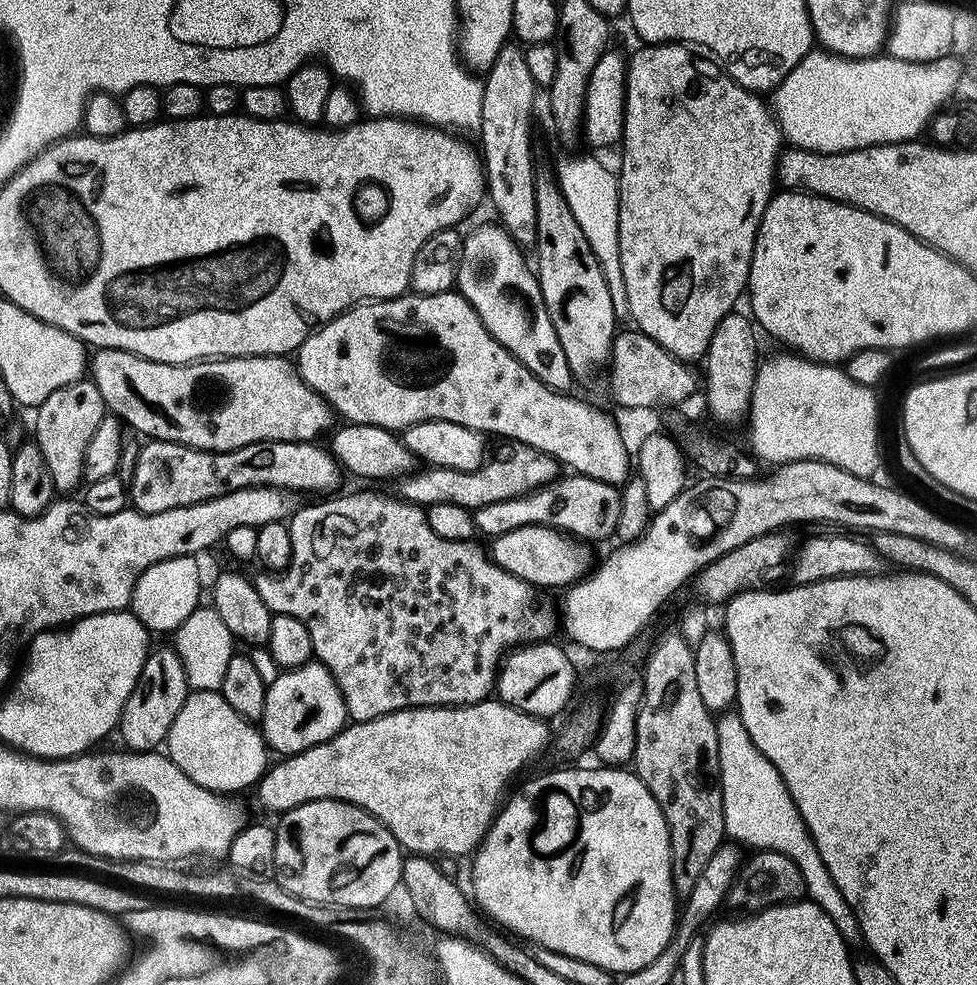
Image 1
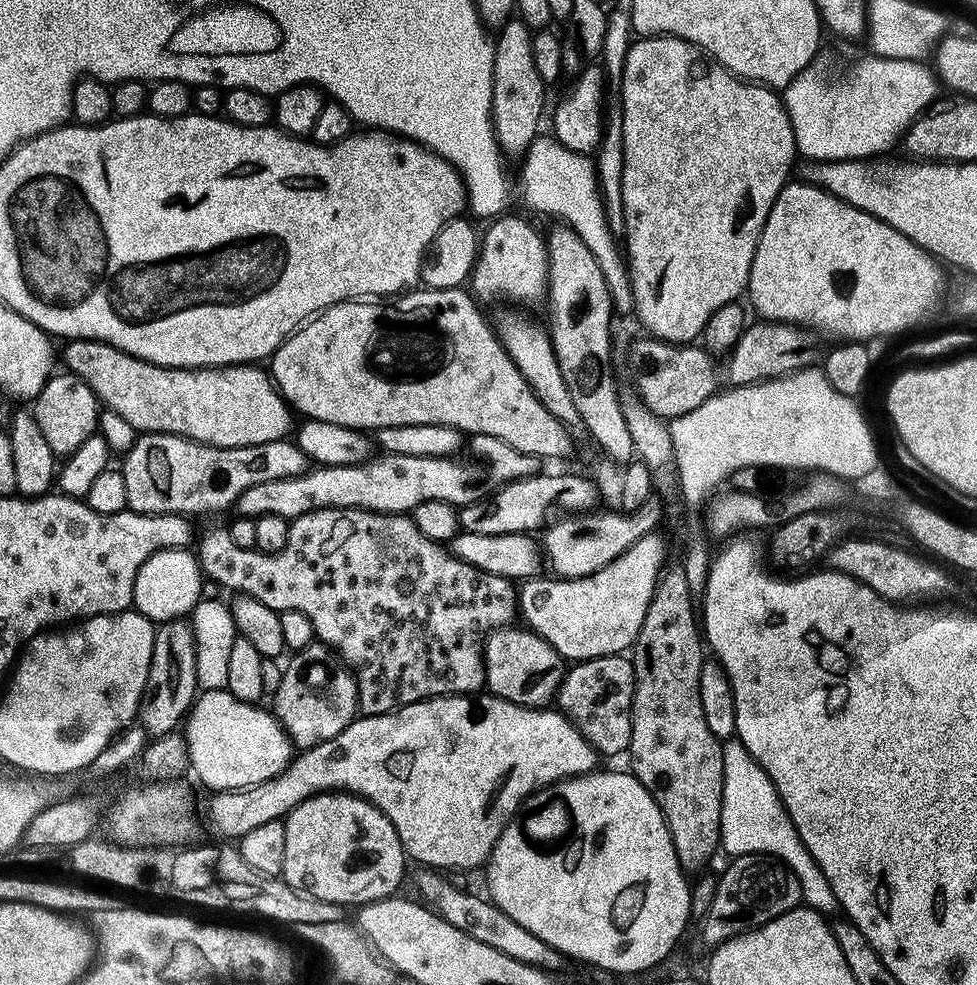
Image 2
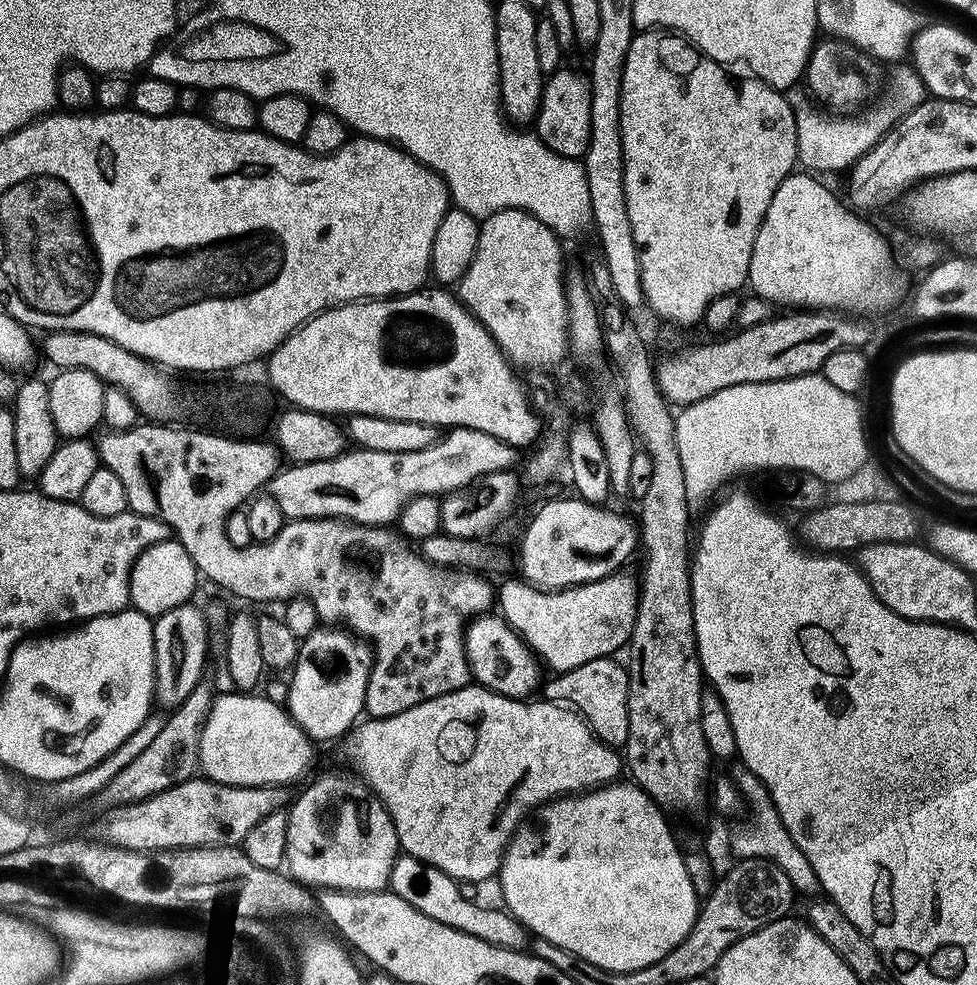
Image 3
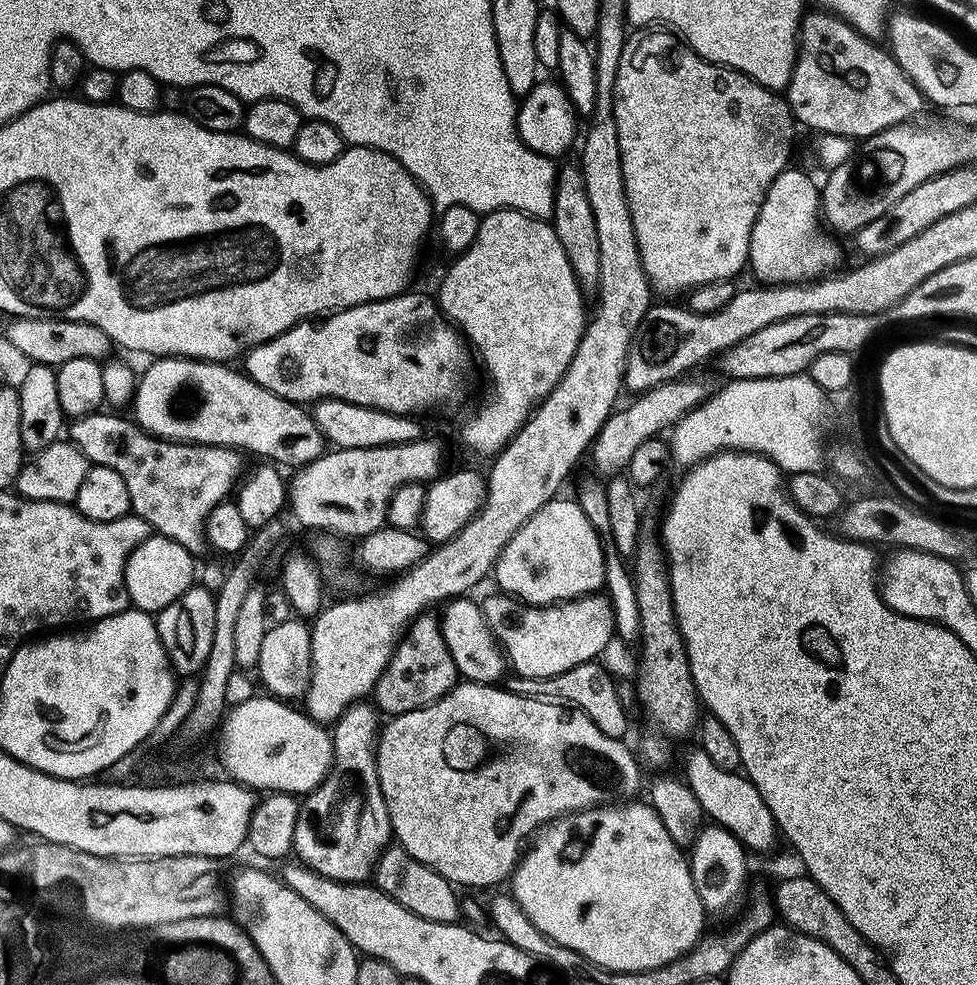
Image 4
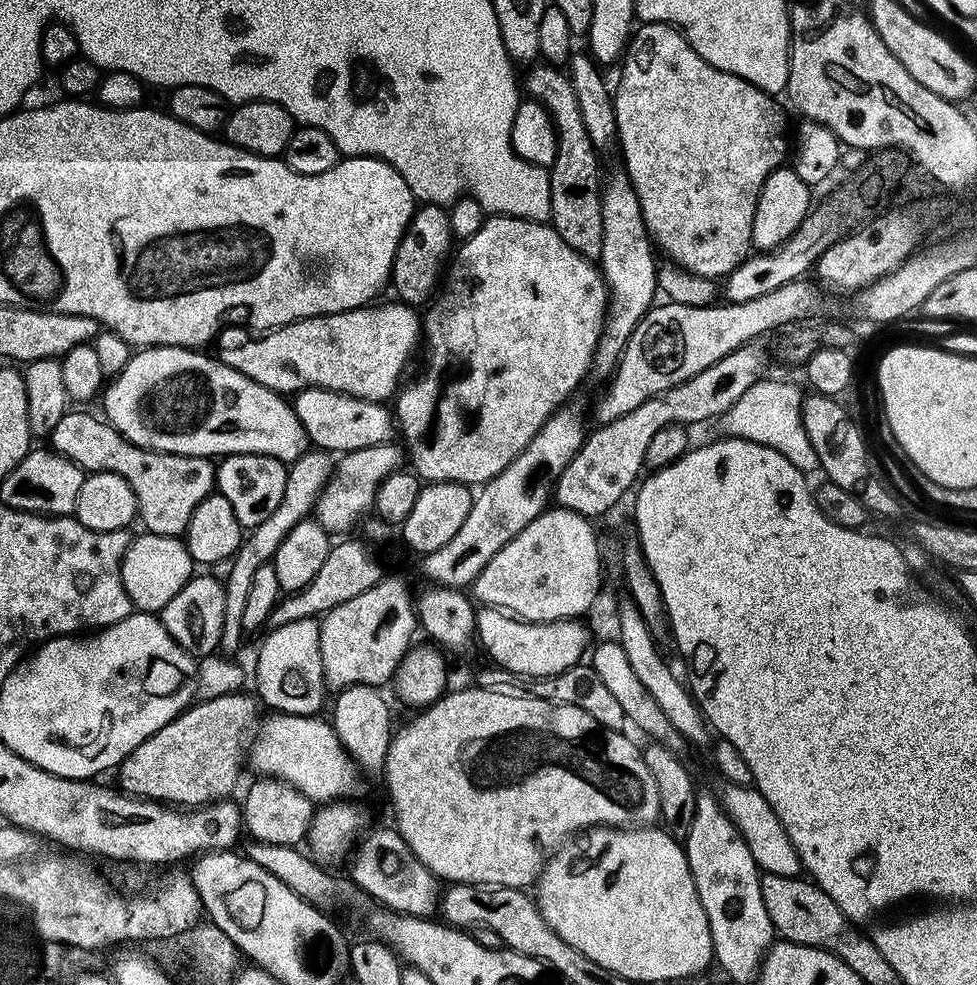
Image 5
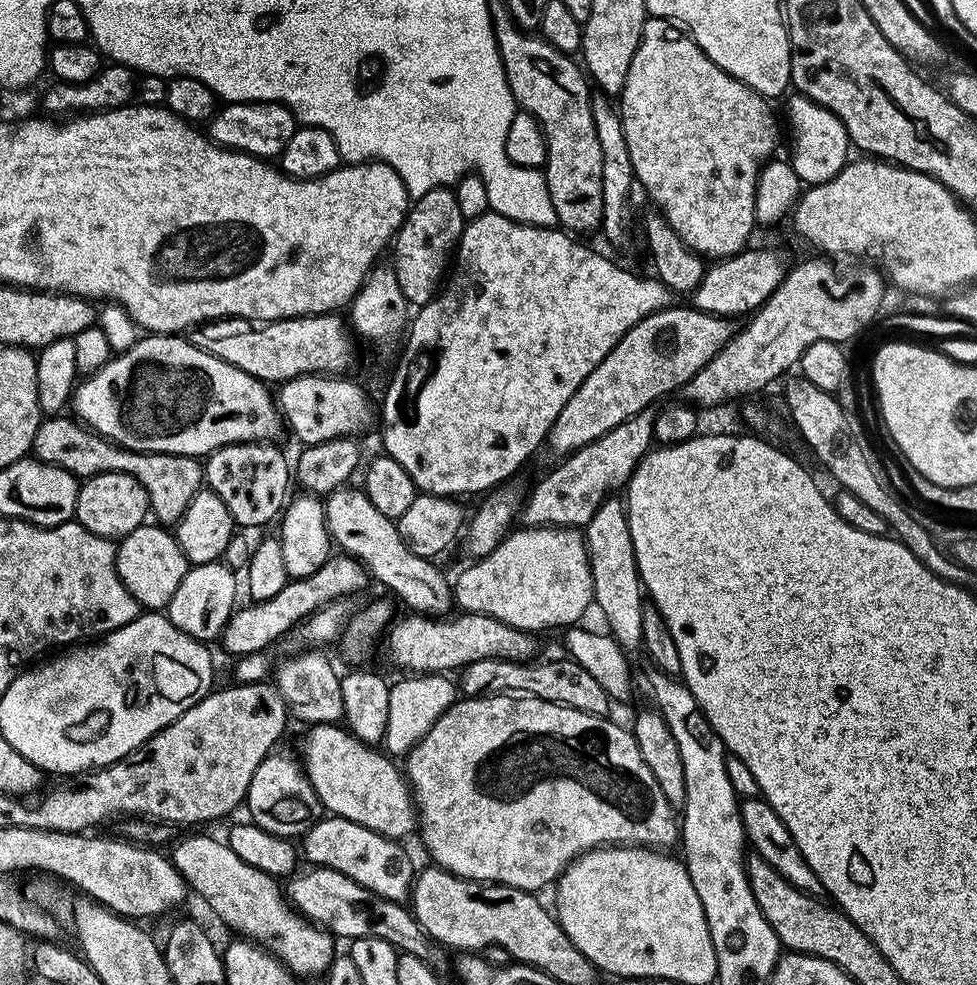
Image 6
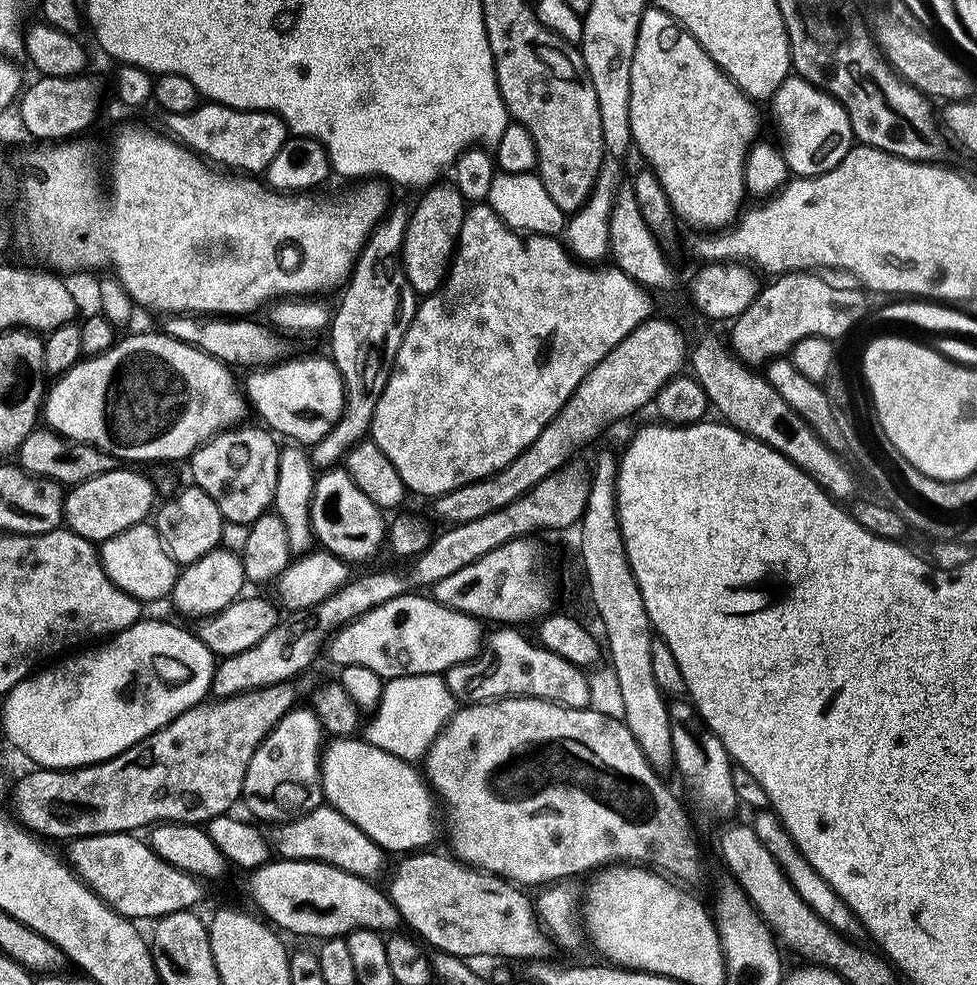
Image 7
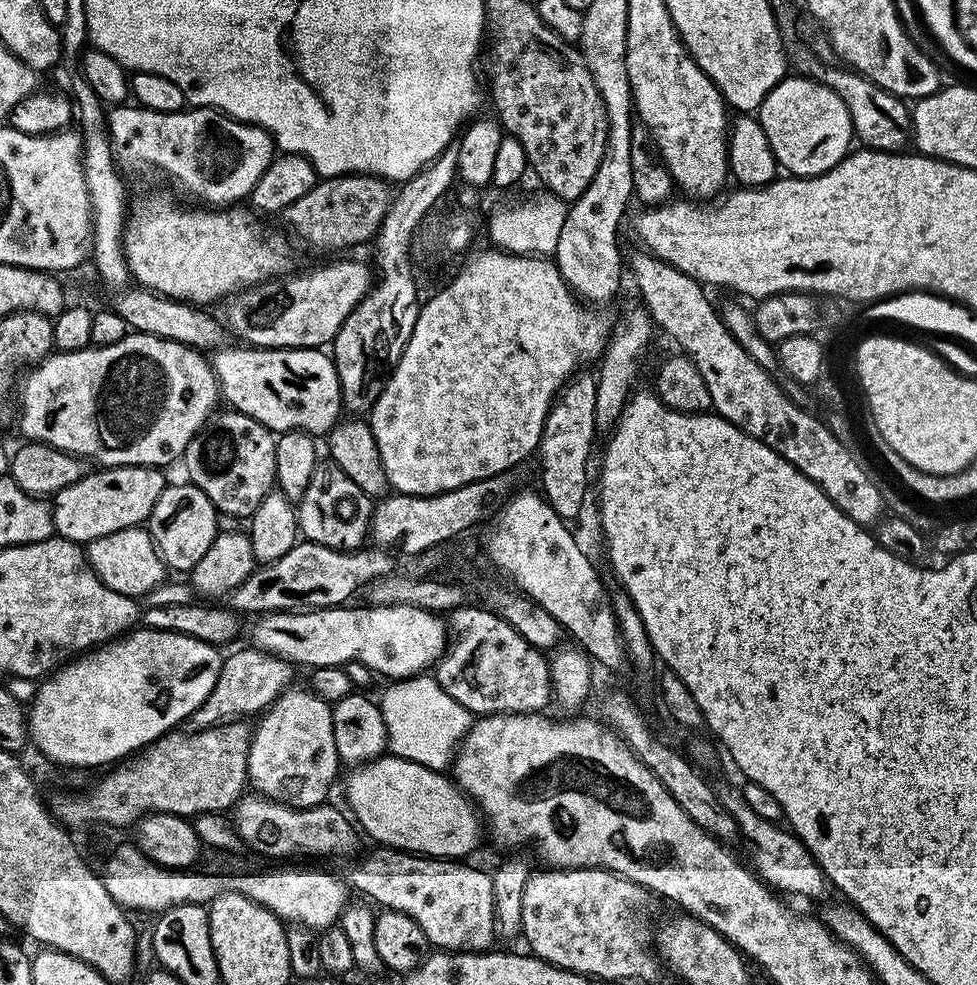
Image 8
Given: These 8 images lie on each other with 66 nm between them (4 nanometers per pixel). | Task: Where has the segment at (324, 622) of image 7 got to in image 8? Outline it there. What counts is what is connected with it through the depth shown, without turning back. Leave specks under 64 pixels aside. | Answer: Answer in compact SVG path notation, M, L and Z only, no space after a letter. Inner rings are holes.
M245 646L230 653L225 660L223 657L216 674L214 690L210 690L206 702L202 702L202 706L192 713L191 723L194 722L196 728L213 728L215 724L263 713L293 683L292 672L293 665L287 660L260 648Z

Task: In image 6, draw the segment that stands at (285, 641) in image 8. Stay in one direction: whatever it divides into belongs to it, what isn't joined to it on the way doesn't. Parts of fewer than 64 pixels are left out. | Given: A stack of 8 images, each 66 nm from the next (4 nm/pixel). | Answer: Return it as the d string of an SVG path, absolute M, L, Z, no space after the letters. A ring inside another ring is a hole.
M466 612L453 615L451 618L429 618L419 614L404 614L401 618L393 619L386 632L388 640L388 660L400 668L409 668L412 674L448 674L451 668L463 670L469 664L479 660L518 660L527 661L532 652L533 637L511 626L503 624L498 618L490 618L486 614Z

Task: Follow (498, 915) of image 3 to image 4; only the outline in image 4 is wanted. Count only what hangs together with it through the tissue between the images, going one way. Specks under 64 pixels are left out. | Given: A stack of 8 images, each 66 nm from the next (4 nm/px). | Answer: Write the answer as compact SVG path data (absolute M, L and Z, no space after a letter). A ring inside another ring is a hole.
M400 845L387 847L380 855L374 869L374 882L378 889L394 898L402 906L406 906L412 913L428 921L452 924L459 921L460 906L455 887L444 876L438 874L417 859Z

